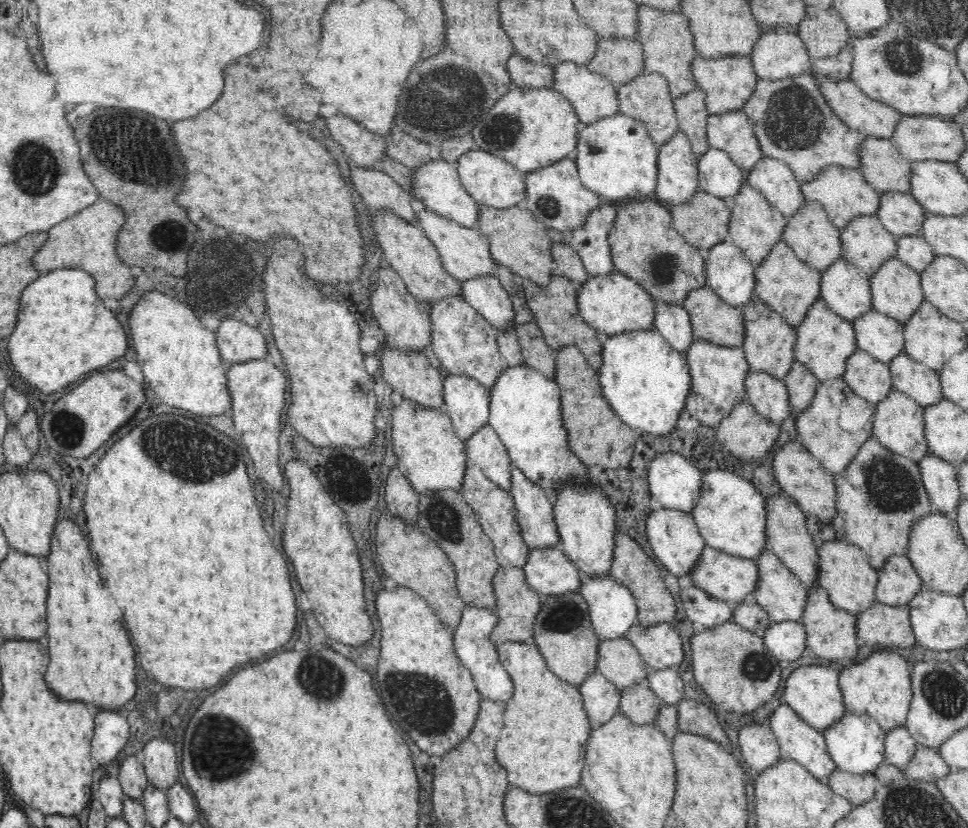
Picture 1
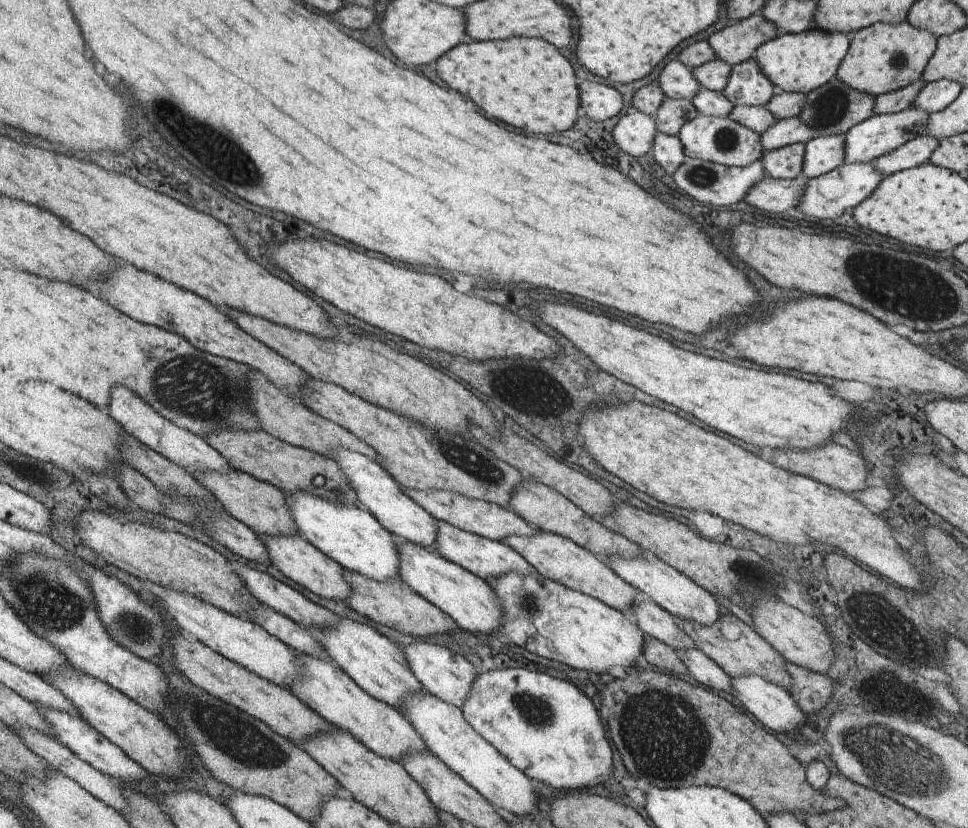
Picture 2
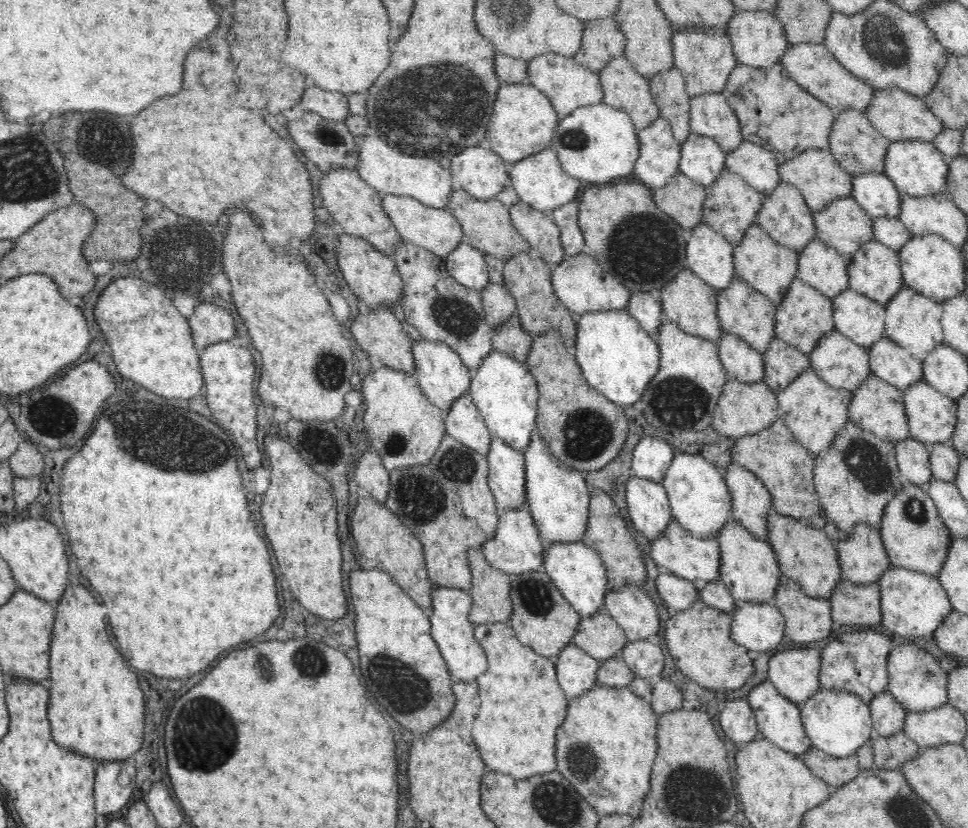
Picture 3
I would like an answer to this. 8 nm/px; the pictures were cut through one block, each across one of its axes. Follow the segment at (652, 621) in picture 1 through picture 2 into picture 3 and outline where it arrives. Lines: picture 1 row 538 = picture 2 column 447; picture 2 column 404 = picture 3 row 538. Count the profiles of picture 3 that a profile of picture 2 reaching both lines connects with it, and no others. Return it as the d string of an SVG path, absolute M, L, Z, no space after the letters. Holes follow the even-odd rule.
M602 490L591 494L589 521L582 541L602 557L610 590L618 590L626 585L643 586L647 578L643 552L634 538L633 529L623 519L610 496Z

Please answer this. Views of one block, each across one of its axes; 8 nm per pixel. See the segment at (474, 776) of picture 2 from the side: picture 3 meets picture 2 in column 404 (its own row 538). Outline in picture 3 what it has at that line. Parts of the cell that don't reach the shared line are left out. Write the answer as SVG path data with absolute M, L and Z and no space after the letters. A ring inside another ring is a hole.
M676 451L661 484L670 500L674 520L695 537L716 539L719 530L732 520L734 509L725 478L703 456Z

